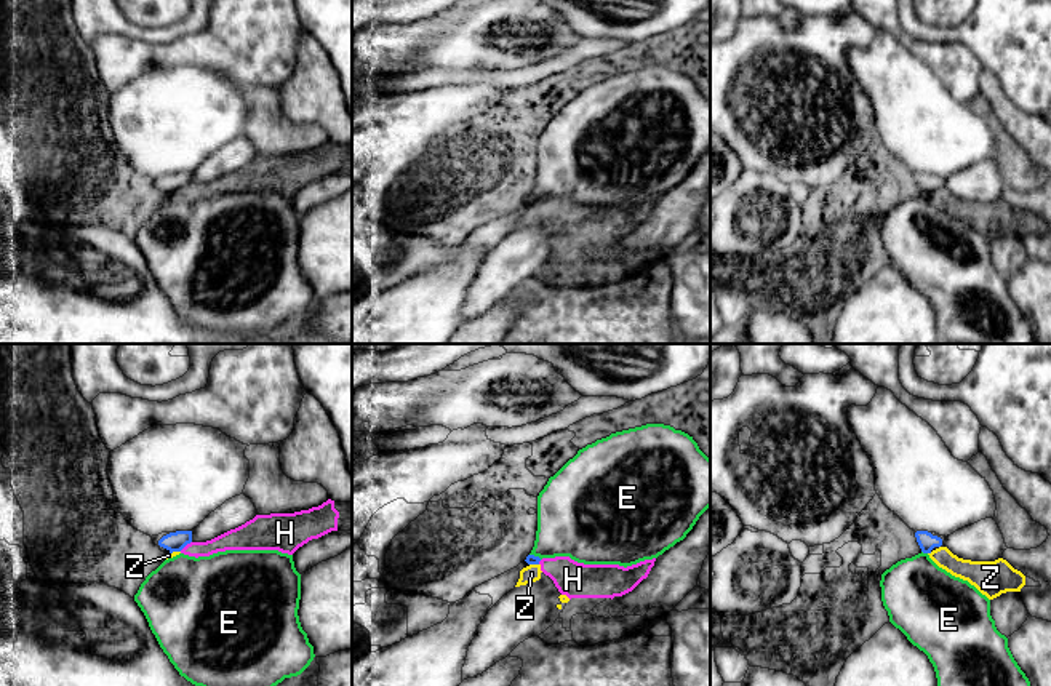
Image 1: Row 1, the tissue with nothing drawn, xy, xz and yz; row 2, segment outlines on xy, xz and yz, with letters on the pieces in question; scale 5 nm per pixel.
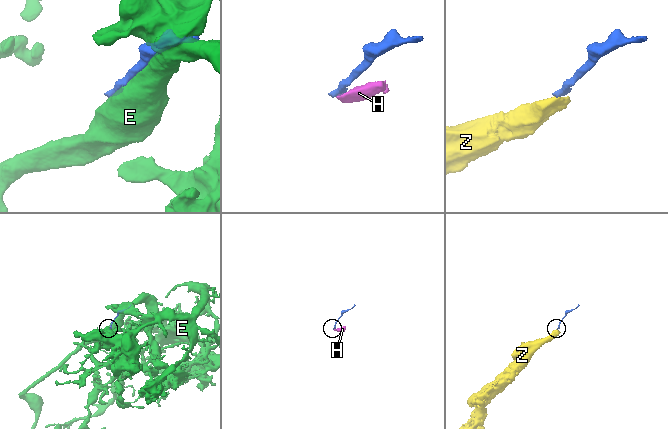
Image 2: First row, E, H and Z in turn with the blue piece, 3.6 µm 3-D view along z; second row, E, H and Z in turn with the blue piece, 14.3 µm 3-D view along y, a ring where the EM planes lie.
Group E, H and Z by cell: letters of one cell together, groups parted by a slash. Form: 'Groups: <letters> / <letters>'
Groups: E / H Z

